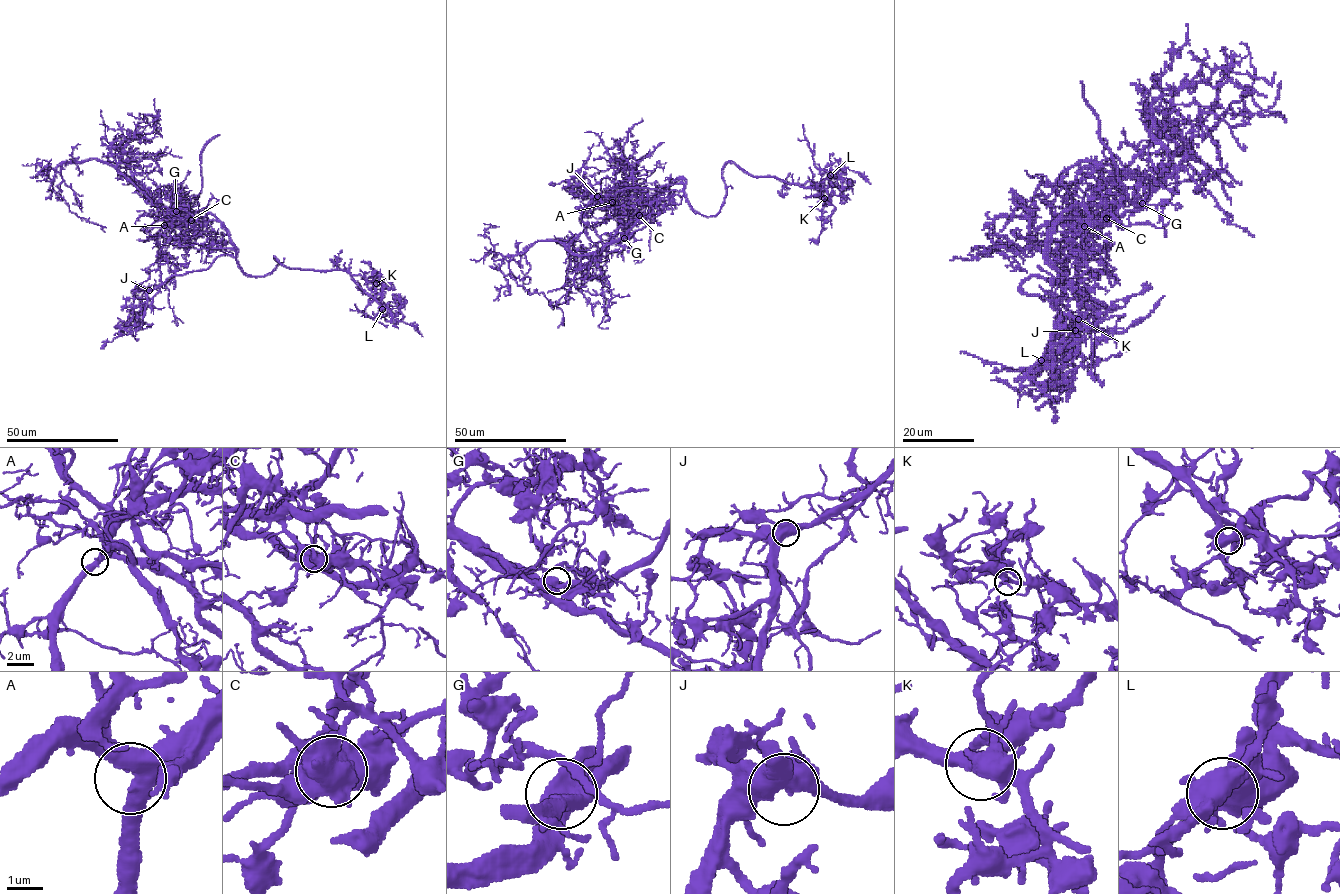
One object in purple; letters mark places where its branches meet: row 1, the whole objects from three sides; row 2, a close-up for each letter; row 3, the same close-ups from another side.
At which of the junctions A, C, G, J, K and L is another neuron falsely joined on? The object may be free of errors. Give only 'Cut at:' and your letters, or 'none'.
Cut at: C

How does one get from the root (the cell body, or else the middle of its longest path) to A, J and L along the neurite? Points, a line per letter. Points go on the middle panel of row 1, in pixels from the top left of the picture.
A: (668, 186), (650, 204), (614, 205), (612, 202)
J: (668, 186), (684, 185), (681, 191), (631, 187), (619, 190), (614, 195), (597, 196)
L: (668, 186), (683, 183), (689, 204), (714, 216), (726, 196), (728, 162), (805, 187), (830, 175)

